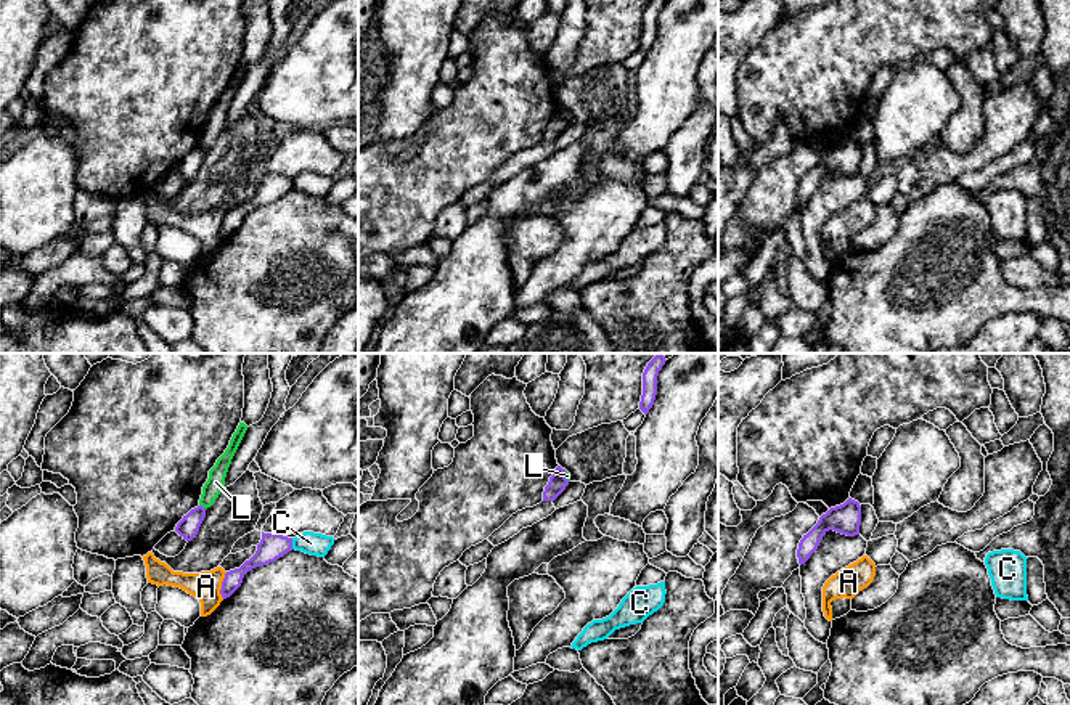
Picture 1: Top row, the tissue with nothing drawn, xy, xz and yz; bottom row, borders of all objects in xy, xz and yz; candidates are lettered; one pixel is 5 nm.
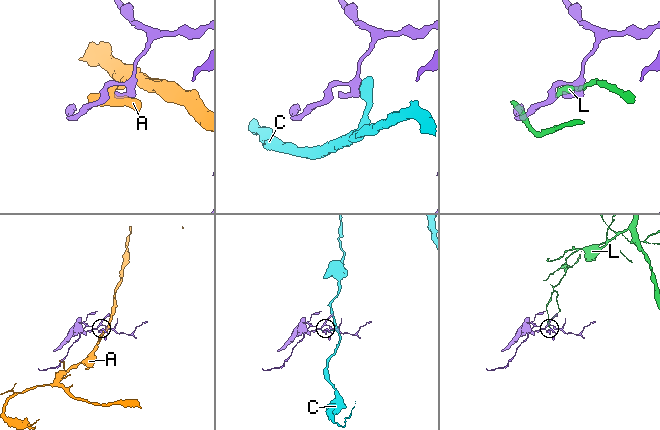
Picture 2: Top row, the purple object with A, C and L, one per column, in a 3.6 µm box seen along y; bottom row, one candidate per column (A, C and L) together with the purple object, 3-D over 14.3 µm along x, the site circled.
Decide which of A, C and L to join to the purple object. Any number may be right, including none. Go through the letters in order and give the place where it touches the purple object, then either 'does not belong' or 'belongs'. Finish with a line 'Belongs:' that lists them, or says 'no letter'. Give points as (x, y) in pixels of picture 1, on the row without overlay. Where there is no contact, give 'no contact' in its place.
A: contact xy (222, 225); does not belong
C: contact xy (291, 183); does not belong
L: contact xy (201, 146); does not belong
Belongs: no letter

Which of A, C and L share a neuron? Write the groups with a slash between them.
A / C / L

